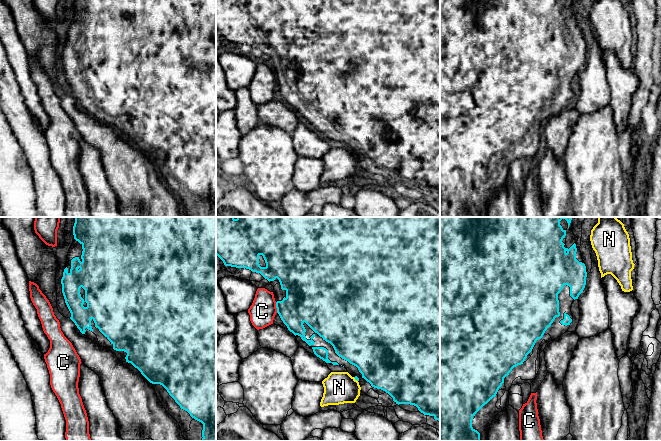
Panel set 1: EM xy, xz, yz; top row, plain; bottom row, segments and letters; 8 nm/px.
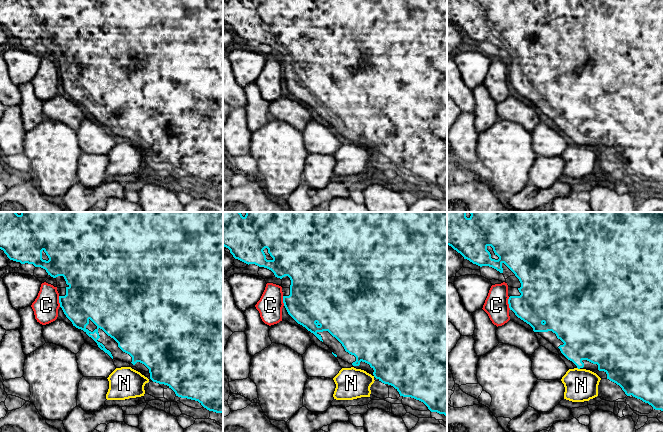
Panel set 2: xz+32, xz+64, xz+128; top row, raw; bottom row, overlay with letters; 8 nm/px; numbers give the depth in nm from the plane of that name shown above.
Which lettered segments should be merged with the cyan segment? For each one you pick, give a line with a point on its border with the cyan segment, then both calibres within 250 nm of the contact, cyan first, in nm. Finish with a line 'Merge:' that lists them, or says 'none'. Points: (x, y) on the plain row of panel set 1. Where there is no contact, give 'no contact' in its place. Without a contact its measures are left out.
Merge: none

